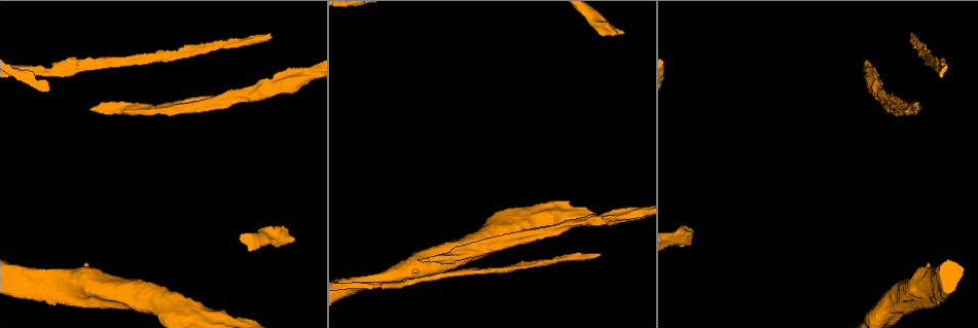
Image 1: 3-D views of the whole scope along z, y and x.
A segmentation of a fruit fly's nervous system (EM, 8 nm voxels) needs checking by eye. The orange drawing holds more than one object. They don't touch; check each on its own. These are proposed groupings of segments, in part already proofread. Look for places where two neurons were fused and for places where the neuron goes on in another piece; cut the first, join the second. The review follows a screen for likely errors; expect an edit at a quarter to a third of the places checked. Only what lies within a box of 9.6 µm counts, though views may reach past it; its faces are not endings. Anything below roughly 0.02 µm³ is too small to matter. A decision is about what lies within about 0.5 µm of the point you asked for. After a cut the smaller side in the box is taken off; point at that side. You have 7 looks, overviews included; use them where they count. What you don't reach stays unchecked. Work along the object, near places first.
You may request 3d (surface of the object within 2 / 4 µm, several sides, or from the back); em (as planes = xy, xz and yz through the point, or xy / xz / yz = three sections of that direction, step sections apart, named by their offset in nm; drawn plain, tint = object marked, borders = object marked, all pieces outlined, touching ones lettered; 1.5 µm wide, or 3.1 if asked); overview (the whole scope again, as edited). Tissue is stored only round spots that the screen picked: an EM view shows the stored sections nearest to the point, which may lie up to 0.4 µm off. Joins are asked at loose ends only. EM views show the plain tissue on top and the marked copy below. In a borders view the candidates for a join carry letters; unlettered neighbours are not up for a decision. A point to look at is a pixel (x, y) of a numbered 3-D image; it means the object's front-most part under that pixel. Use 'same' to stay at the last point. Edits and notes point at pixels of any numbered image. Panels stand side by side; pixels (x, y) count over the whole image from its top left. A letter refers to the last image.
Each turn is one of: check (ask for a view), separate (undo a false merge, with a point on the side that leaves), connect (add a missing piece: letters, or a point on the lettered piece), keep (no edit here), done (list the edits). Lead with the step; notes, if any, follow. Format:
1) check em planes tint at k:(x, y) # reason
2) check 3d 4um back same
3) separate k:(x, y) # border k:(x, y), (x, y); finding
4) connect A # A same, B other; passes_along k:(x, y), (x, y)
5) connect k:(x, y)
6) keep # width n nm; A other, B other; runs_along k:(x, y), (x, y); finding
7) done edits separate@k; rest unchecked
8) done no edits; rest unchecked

check 3d 4um at 1:(624, 32) # branch stops here

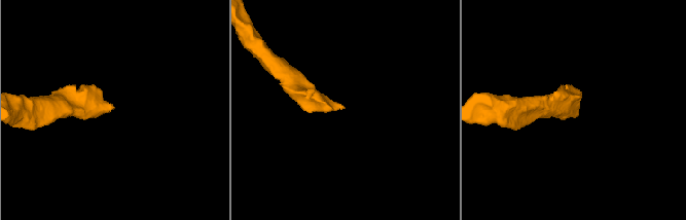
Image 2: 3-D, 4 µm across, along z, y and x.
check em xy step 8 borders at 2:(575, 105)

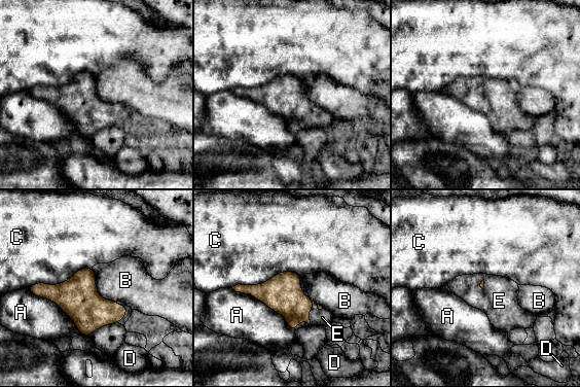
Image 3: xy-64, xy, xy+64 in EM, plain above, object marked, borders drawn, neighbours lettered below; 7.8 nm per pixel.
check em planes borders same # another direction

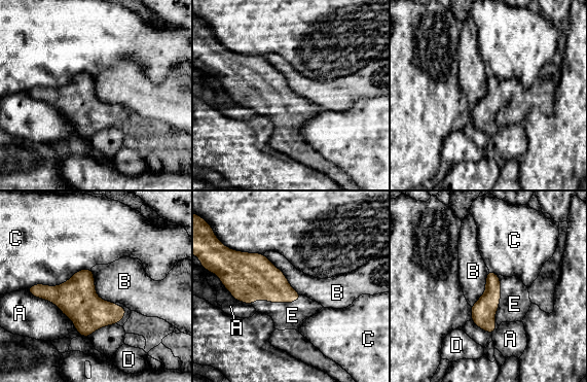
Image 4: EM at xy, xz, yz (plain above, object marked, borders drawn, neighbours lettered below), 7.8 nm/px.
connect E # longest_contact A 550 nm; A other, B other, C other, D other, E same; passes_along 4:(255, 278), (277, 302), (292, 315); the neuron continues

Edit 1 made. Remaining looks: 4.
check 3d 4um at 1:(933, 303)

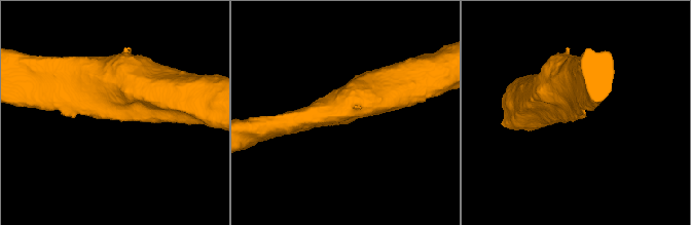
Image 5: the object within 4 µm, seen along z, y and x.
check em xz step 4 borders at 5:(582, 117)

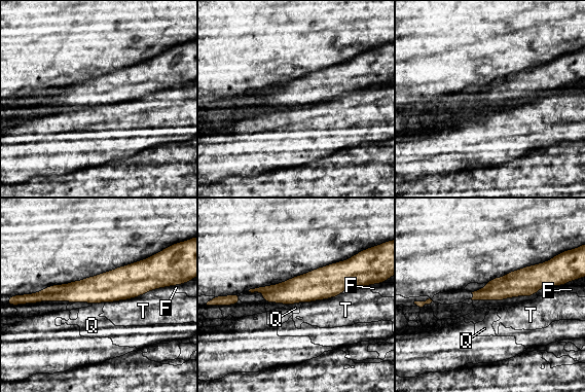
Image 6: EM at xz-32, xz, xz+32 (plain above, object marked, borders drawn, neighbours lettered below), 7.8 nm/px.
check em yz step 4 borders same # cut it another way

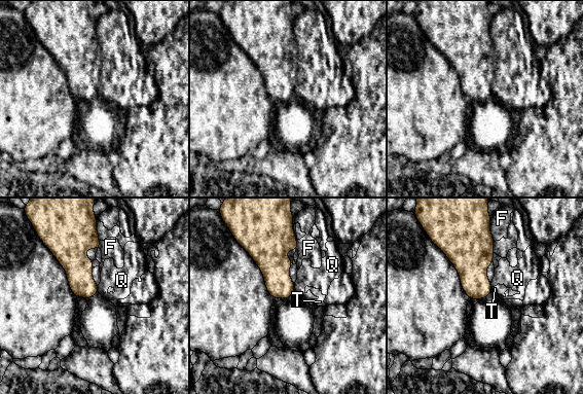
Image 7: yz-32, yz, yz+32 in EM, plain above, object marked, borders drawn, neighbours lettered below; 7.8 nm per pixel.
keep # F other, Q other, T other; border 7:(293, 283), (295, 291); no lettered piece goes on from it

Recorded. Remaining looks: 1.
done edits connect@4; rest unchecked

